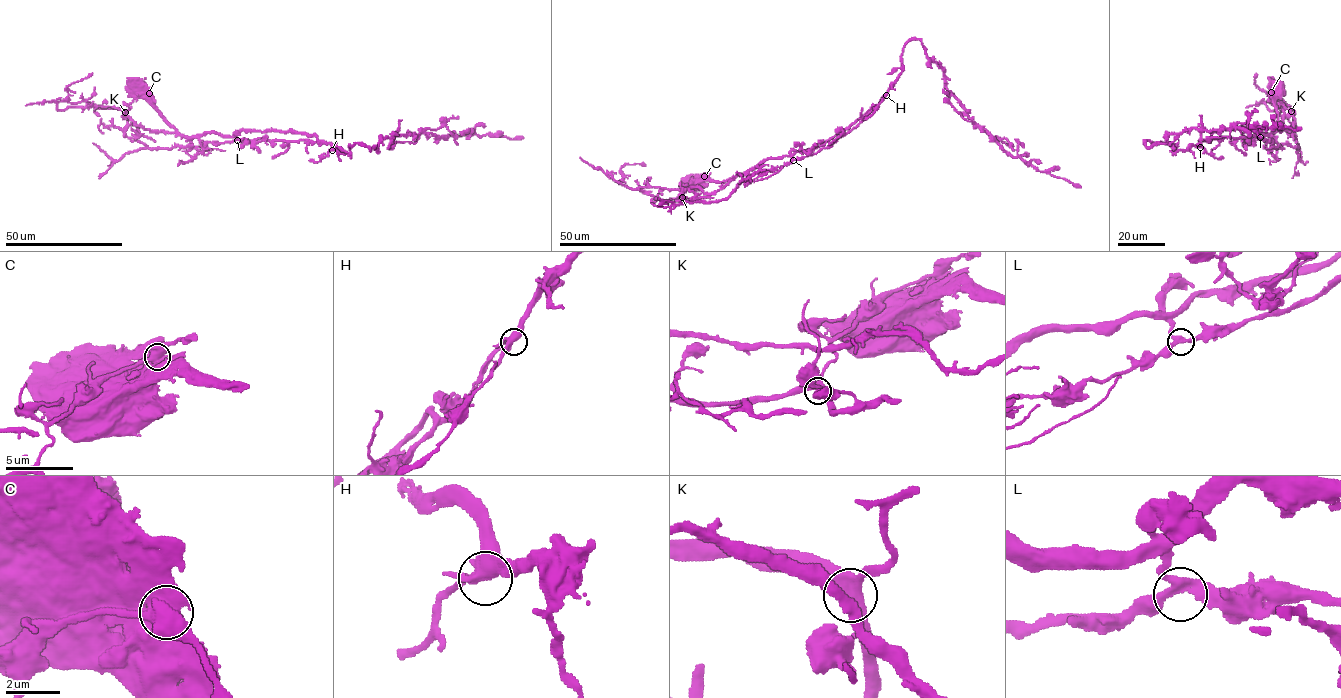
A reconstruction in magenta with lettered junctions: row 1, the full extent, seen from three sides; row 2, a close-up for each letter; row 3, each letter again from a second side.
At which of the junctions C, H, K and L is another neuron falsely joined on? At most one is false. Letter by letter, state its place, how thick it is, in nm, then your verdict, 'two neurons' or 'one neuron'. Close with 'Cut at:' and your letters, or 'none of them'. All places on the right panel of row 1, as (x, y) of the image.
C: place (1271, 92); calibre 650 nm; two neurons
H: place (1200, 147); calibre 440 nm; one neuron
K: place (1291, 111); calibre 380 nm; one neuron
L: place (1260, 137); calibre 300 nm; one neuron
Cut at: C

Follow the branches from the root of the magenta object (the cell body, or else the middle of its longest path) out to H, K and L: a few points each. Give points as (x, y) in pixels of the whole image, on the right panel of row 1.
H: (1280, 87), (1276, 128), (1269, 135), (1254, 134), (1252, 127), (1230, 128), (1214, 131), (1200, 147)
K: (1280, 87), (1282, 93), (1279, 99), (1291, 111)
L: (1280, 87), (1274, 101), (1276, 128), (1269, 135), (1257, 131), (1255, 134), (1260, 137)

